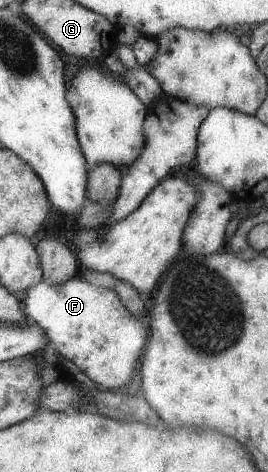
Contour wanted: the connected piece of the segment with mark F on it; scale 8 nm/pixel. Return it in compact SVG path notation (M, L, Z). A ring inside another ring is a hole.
M78 277L69 278L59 285L49 285L41 279L28 287L20 299L25 317L44 330L52 350L69 359L78 371L86 375L97 387L110 390L124 388L129 383L135 363L141 359L145 350L148 328L146 317L132 316L113 290L96 287Z

